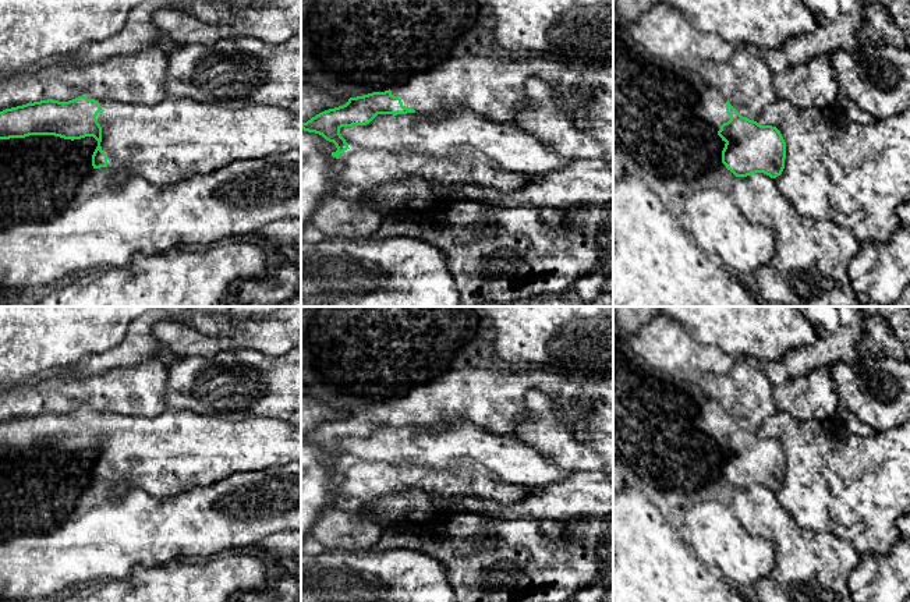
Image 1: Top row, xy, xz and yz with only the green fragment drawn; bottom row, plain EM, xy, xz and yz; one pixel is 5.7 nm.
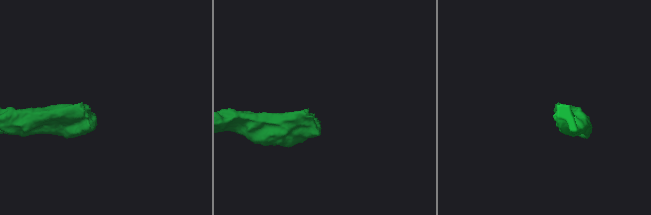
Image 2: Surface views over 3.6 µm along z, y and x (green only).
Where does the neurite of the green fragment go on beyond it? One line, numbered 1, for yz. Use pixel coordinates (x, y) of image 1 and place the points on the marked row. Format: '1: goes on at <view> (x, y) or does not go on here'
1: goes on at yz (712, 105)

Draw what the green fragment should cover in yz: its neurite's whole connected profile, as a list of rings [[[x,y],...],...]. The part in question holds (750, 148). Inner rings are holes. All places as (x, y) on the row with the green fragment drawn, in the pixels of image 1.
[[[712,86],[702,92],[697,113],[726,142],[722,163],[736,177],[764,173],[776,178],[782,174],[786,142],[776,127],[761,125],[743,117],[726,96]]]

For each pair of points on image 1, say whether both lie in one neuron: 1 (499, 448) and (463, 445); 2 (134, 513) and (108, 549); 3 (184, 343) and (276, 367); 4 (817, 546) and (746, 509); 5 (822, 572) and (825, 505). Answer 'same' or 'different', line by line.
1: same
2: same
3: different
4: same
5: different

